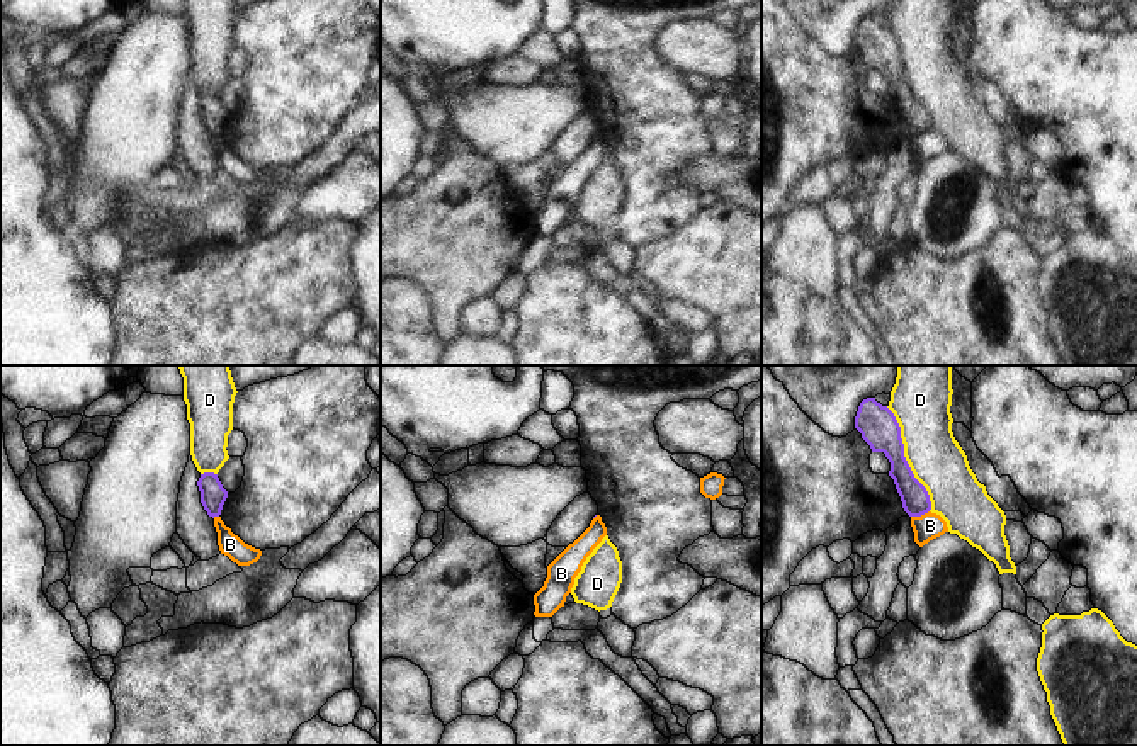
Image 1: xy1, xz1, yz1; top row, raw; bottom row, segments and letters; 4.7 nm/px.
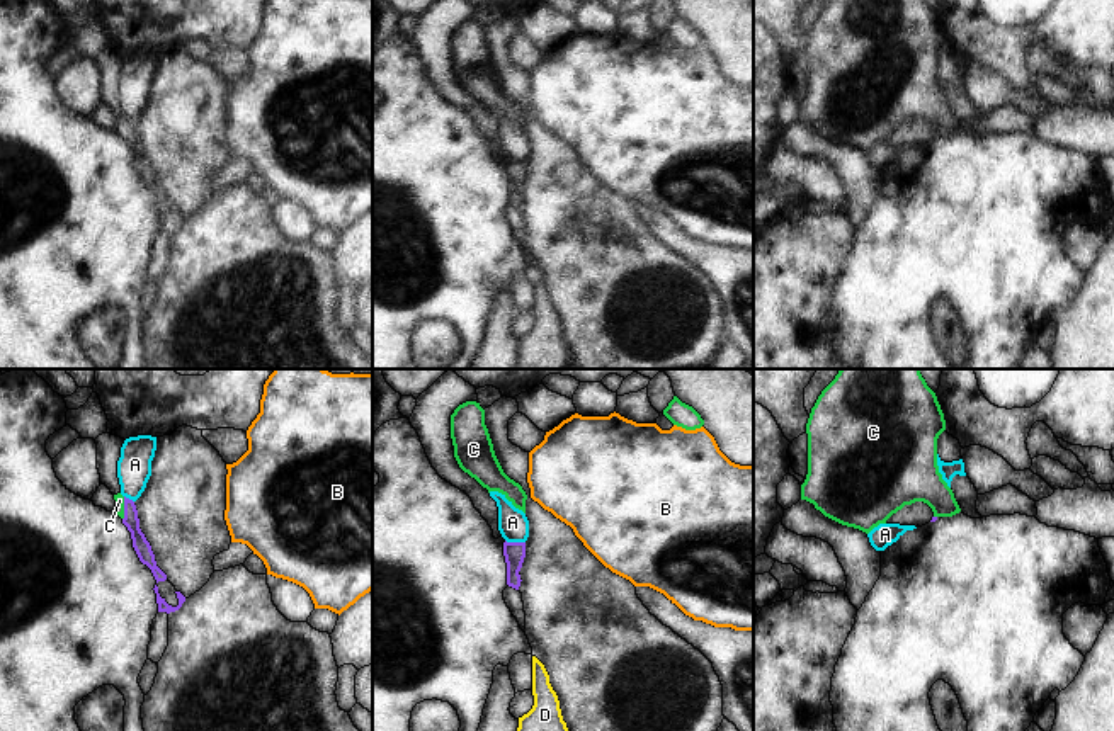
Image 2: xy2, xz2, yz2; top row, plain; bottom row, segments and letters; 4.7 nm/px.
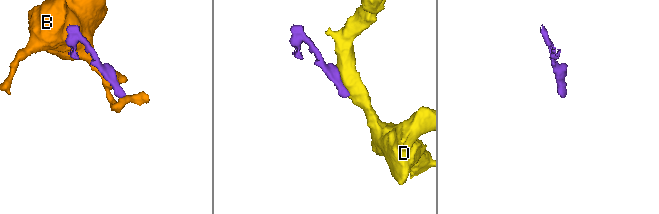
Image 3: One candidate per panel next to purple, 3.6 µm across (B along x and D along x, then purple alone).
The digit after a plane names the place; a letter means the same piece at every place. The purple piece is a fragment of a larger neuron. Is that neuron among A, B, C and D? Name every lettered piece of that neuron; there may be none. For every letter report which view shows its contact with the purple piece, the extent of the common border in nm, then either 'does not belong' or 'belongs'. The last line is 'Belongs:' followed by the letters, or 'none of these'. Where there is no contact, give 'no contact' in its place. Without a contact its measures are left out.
A: xz2 | 100 nm | does not belong
B: yz1 | 90 nm | does not belong
C: xy2 | 110 nm | belongs
D: yz1 | 550 nm | does not belong
Belongs: C

